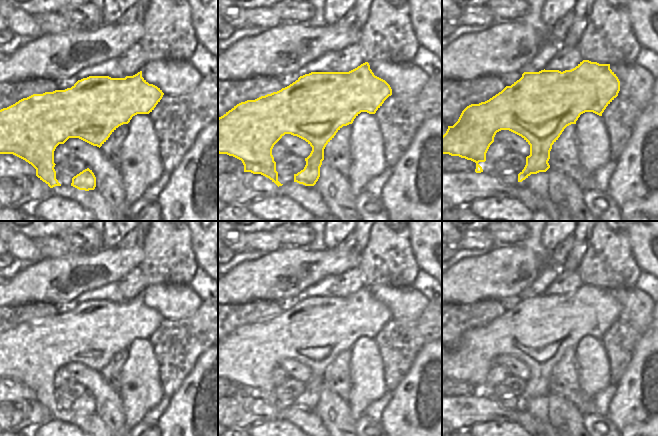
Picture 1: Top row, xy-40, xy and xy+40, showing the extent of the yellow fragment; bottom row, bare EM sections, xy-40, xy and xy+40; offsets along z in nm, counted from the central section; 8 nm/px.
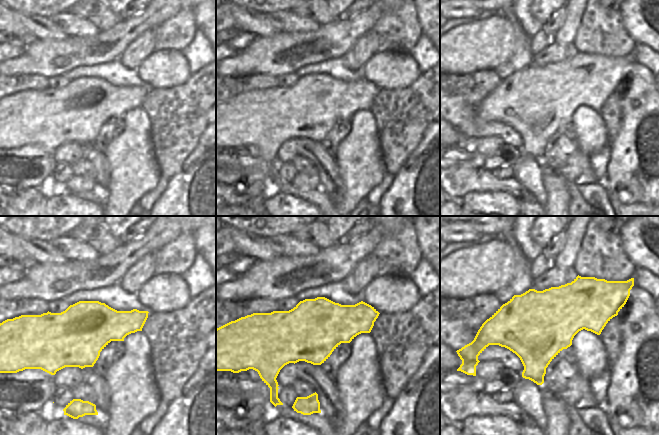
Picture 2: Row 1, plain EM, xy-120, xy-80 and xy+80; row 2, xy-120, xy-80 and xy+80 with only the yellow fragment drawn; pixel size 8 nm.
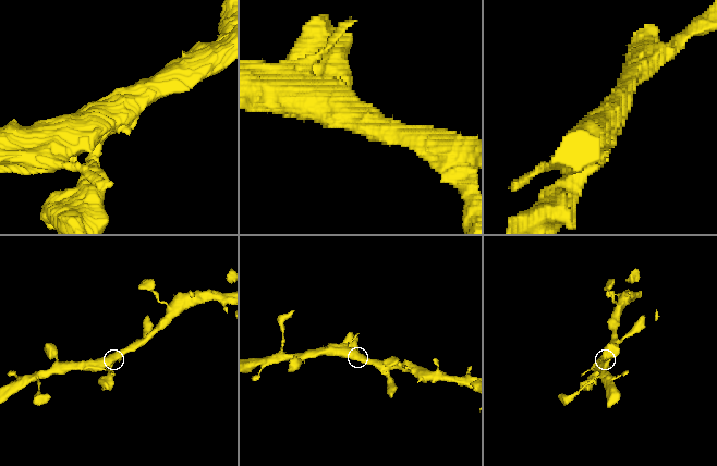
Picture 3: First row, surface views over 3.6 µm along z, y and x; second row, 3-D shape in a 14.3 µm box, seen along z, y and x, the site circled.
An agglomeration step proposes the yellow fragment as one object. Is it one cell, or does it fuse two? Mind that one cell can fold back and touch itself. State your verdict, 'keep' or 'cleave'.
keep

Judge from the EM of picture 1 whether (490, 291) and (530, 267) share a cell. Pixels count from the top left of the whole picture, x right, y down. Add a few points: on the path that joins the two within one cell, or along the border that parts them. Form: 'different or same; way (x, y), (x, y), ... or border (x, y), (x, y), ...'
same; way (500, 281), (512, 269), (520, 269)

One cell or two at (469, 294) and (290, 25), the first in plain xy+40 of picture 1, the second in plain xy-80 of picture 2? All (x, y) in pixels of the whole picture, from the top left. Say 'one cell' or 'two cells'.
two cells

